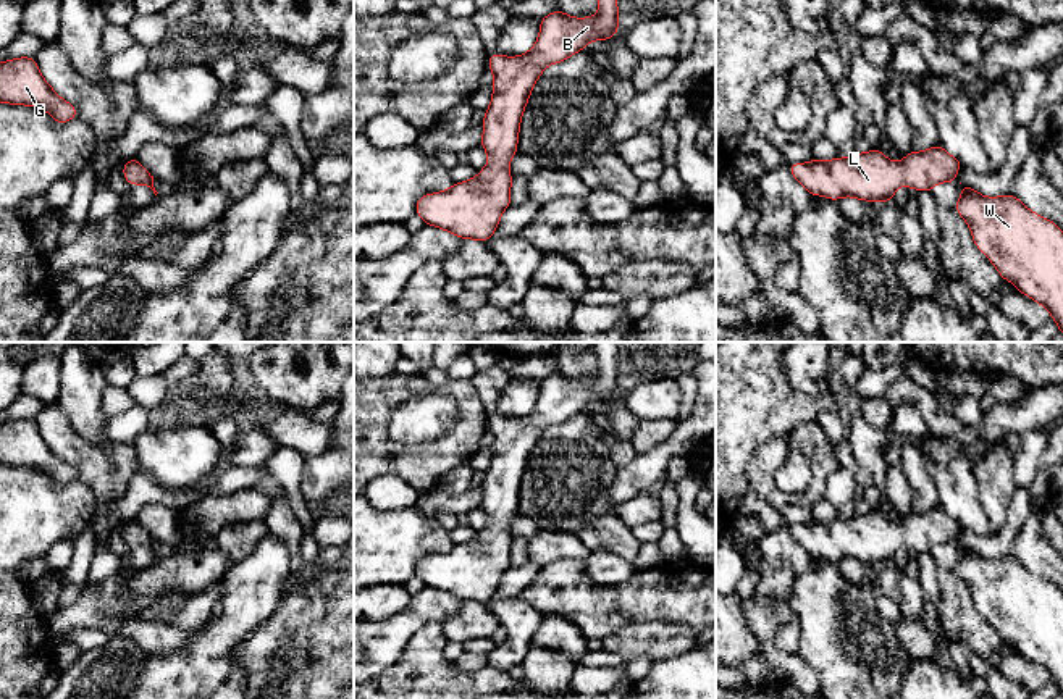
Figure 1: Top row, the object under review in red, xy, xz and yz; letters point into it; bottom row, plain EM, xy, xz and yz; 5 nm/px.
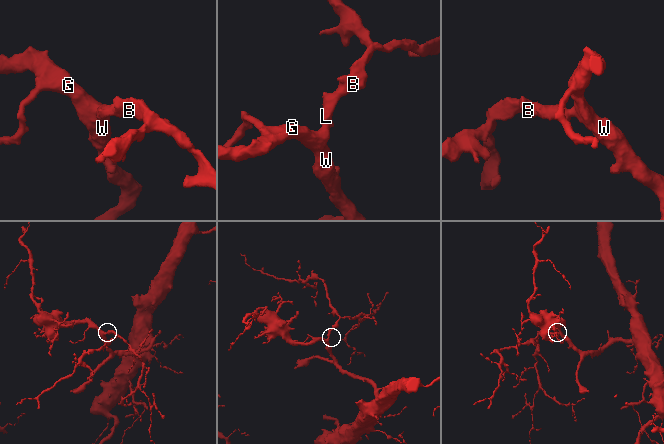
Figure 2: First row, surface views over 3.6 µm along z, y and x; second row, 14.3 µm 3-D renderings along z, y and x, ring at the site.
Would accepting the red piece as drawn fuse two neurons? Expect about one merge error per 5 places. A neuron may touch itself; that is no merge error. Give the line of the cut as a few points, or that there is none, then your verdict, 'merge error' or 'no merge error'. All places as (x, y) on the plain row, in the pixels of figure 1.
no cut | no merge error

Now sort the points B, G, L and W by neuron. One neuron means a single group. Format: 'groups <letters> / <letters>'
groups B G L W

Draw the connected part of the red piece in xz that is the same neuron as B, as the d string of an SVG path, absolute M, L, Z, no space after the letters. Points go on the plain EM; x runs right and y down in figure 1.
M593 342L599 373L588 379L572 379L551 373L540 384L536 405L520 418L493 415L493 460L483 479L481 509L488 526L468 542L451 550L422 557L415 575L425 586L441 589L460 601L488 604L501 576L510 568L512 536L507 531L519 513L520 481L543 431L561 425L591 402L609 402L619 392L617 342Z

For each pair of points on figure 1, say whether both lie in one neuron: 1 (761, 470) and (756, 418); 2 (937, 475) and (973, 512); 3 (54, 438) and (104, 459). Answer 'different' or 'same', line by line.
1: different
2: same
3: same

